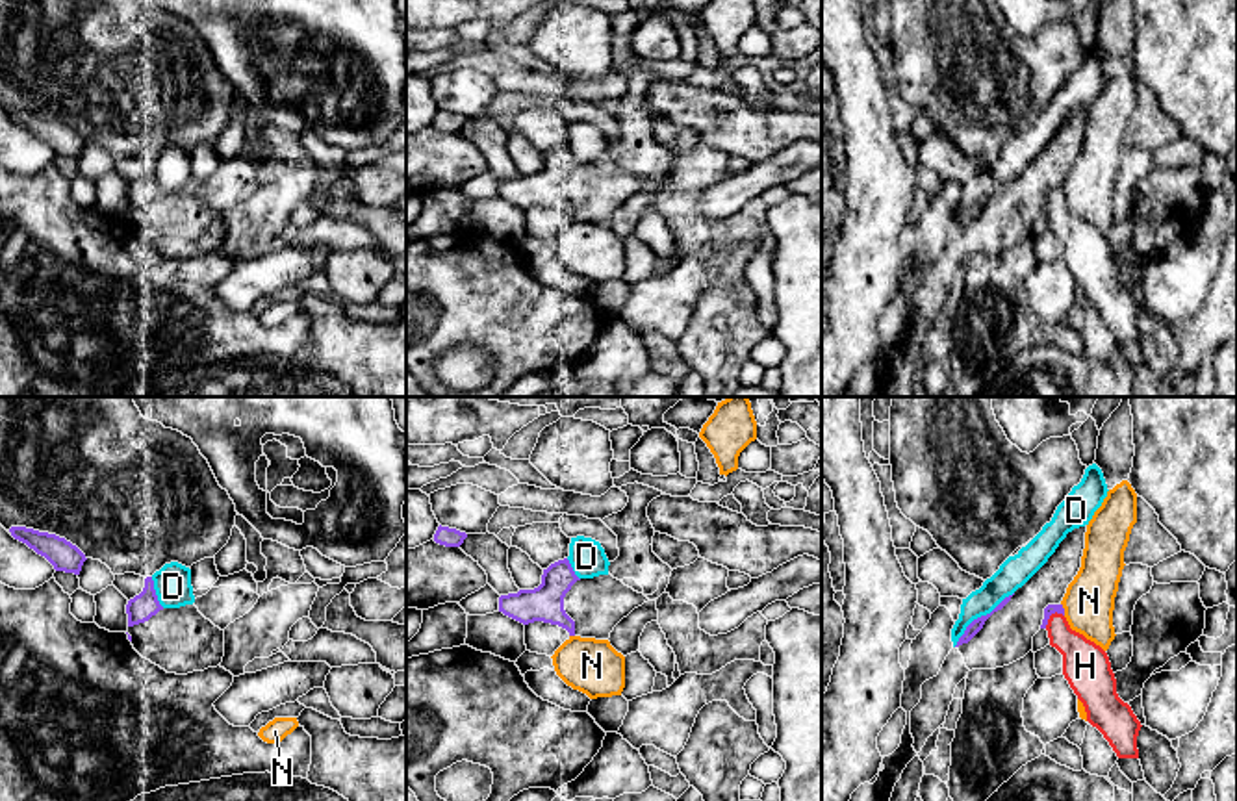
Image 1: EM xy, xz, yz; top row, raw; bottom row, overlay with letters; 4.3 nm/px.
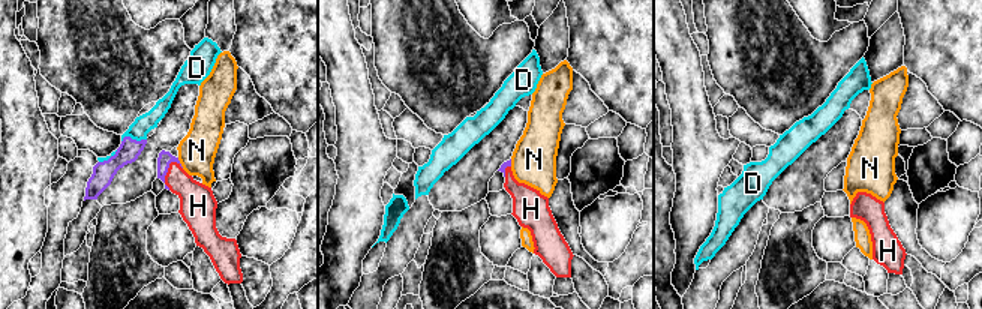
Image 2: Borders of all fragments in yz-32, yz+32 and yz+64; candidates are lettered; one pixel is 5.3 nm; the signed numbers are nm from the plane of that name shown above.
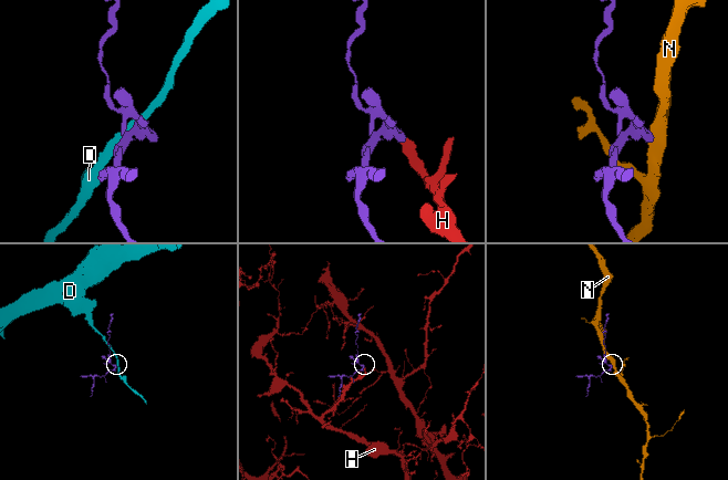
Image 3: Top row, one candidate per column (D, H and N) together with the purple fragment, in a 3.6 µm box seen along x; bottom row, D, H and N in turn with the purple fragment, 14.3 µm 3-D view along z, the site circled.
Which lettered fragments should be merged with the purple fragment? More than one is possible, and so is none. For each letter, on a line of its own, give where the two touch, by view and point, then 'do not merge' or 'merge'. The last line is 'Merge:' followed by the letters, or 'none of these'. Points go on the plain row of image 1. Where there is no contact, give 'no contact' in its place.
D: yz (981, 201) | do not merge
H: yz (1050, 199) | merge
N: yz (1063, 193) | do not merge
Merge: H

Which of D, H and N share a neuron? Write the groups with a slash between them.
D / H / N

